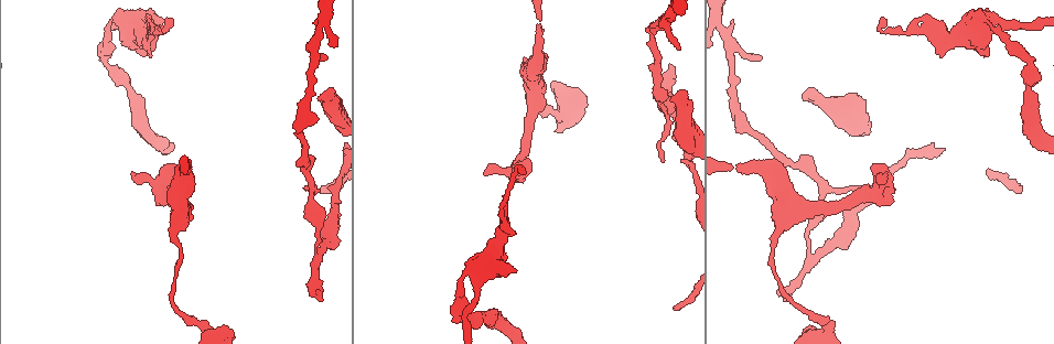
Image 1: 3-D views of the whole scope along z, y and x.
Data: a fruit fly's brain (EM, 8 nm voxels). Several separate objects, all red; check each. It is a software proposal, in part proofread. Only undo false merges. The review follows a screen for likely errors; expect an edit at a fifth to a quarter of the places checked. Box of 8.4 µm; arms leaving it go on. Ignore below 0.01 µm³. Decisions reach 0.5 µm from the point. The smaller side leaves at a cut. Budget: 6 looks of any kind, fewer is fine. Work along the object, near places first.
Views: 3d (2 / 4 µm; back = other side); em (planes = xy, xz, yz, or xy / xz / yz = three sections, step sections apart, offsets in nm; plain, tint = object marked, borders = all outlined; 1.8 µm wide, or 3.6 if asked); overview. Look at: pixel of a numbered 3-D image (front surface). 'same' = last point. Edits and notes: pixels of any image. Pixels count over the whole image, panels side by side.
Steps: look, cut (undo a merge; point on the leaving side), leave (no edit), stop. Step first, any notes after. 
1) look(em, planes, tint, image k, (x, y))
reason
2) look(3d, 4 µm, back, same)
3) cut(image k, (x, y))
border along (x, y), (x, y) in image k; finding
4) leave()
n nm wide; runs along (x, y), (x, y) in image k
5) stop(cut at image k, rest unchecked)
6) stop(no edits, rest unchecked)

look(3d, 2 µm, image 1, (822, 320))

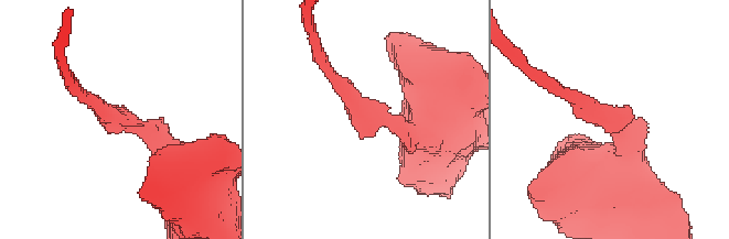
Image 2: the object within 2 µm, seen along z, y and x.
look(em, planes, tint, image 2, (388, 120))

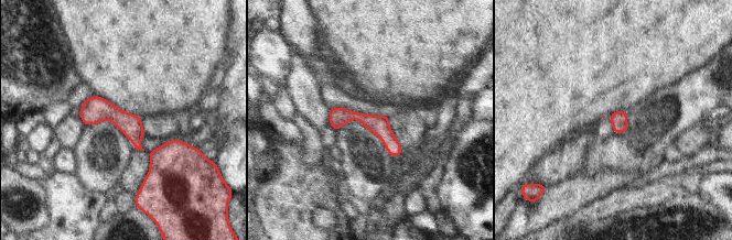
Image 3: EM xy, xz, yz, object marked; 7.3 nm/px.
leave()
runs along (89, 101), (154, 159), (147, 183) in image 3; one neuron here

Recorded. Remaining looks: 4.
look(em, planes, tint, image 1, (317, 257))
abrupt turn

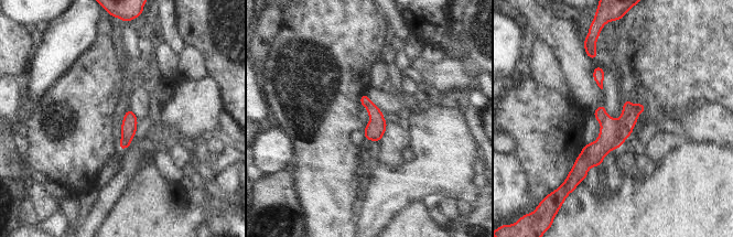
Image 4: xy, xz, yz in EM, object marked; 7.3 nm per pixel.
cut(image 4, (601, 111))
border along (606, 115), (601, 124) in image 4; two neurons meet here

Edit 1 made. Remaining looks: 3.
look(3d, 4 µm, image 1, (512, 168))
abrupt turn

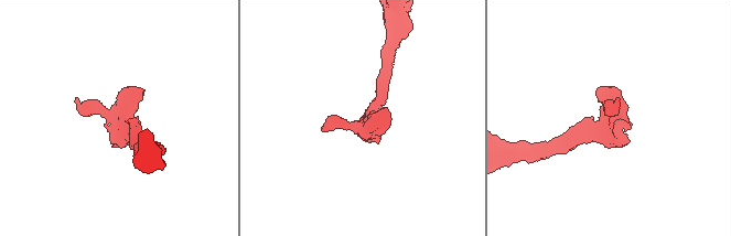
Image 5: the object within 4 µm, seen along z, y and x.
look(em, yz, step 16, tint, image 5, (366, 120))
need the tissue

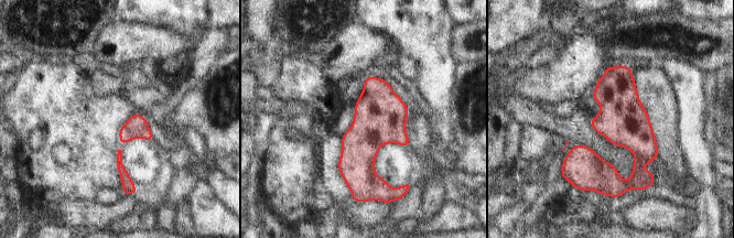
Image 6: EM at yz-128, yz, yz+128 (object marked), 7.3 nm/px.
look(em, planes, tint, same)
cut it another way

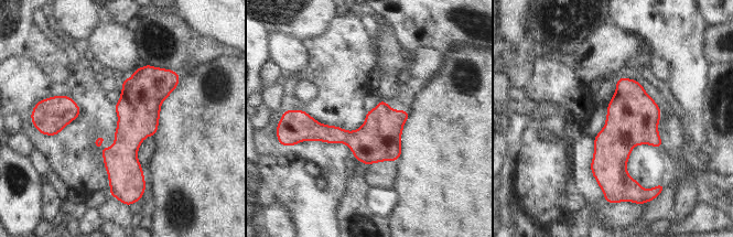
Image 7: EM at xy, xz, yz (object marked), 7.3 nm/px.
leave()
runs along (165, 72), (141, 96), (117, 187) in image 7; continuous, no second neuron

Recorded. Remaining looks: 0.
stop(cut at image 4, rest unchecked)

